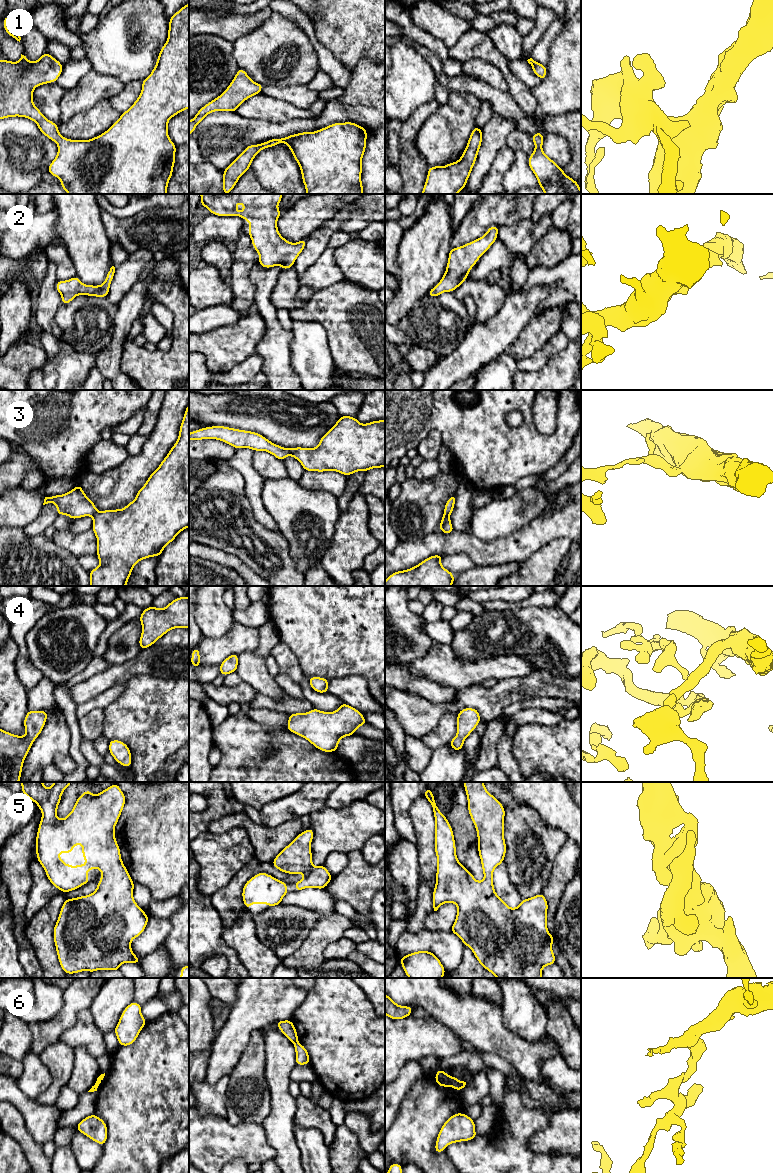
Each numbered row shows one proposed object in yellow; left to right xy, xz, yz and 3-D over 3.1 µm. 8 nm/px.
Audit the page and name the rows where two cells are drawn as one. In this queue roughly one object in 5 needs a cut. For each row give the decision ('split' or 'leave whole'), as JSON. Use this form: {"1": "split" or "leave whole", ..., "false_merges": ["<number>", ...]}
{"1": "leave whole", "2": "leave whole", "3": "split", "4": "leave whole", "5": "leave whole", "6": "split", "false_merges": ["3", "6"]}

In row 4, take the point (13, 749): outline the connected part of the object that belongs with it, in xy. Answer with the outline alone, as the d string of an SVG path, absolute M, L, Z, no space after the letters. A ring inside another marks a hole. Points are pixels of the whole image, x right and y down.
M28 710L24 718L25 736L17 736L0 728L0 782L20 781L24 760L42 732L47 716L44 710Z

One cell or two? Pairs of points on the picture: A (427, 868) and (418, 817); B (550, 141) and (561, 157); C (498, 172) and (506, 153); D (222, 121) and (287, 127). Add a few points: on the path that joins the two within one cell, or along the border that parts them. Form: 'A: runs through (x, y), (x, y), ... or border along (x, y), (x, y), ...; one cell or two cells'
A: runs through (427, 855), (425, 830); one cell
B: runs through (553, 145), (560, 153); one cell
C: runs through (499, 167), (504, 158); one cell
D: runs through (238, 125), (248, 125), (255, 129), (271, 129); one cell

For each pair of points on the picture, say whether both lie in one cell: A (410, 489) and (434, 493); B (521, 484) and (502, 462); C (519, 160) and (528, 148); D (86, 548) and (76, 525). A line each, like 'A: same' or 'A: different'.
A: same
B: different
C: different
D: different

